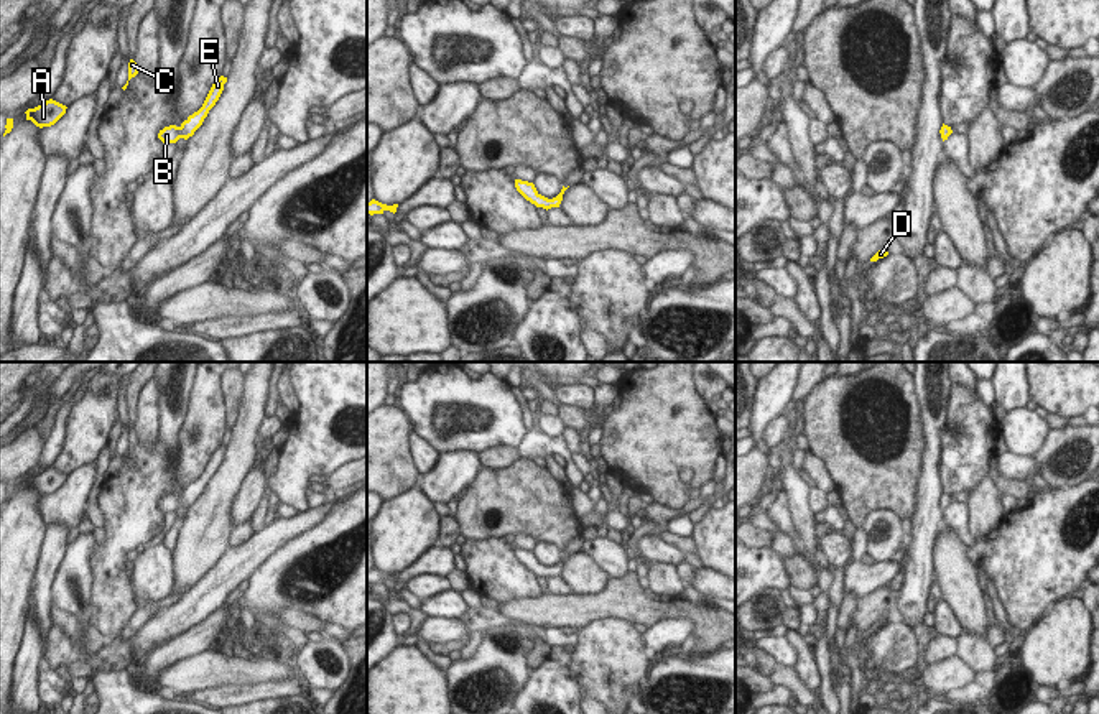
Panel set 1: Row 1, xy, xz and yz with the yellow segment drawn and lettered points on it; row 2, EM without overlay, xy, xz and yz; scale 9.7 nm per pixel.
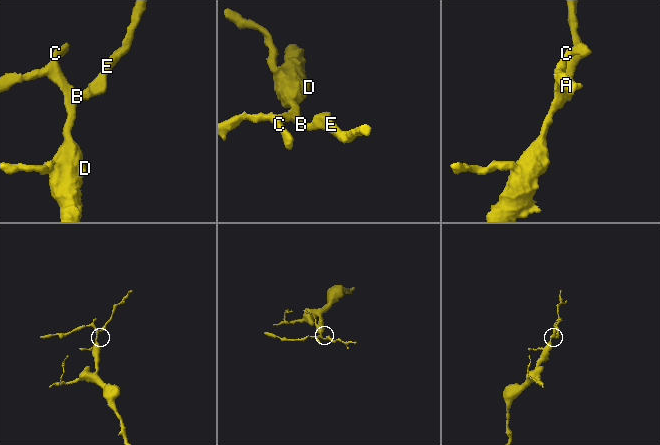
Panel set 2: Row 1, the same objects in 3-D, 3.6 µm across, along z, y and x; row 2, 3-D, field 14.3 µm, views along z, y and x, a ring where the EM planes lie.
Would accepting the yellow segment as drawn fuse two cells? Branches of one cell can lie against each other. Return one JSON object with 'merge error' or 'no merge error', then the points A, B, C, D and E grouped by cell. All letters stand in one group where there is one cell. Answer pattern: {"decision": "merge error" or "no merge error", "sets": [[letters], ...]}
{"decision": "no merge error", "sets": [["A", "B", "C", "D", "E"]]}

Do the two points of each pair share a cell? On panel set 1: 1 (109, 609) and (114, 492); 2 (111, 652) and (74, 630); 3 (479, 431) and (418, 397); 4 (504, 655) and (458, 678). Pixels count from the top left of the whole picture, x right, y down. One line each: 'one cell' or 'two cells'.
1: one cell
2: two cells
3: one cell
4: one cell

